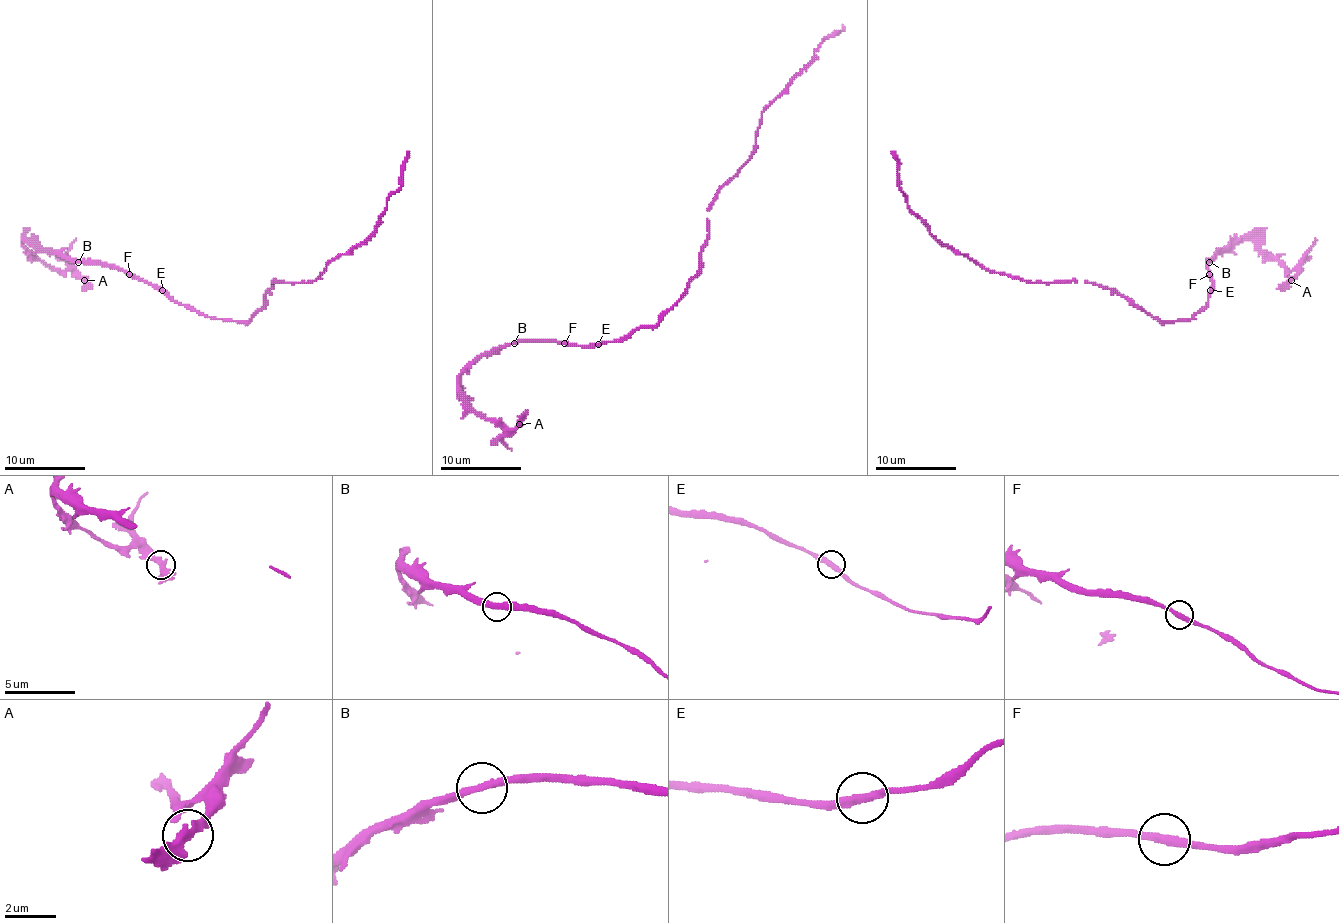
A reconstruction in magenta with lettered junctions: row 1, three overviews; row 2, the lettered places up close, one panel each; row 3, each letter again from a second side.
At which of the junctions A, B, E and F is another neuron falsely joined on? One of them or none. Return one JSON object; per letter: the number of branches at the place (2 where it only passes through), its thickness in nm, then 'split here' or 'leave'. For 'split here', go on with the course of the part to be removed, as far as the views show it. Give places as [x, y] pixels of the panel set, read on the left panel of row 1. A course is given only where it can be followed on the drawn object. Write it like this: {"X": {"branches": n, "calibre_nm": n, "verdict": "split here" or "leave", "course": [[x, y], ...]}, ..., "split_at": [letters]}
{"A": {"branches": 2, "calibre_nm": 340, "verdict": "leave"}, "B": {"branches": 2, "calibre_nm": 340, "verdict": "leave"}, "E": {"branches": 2, "calibre_nm": 360, "verdict": "leave"}, "F": {"branches": 2, "calibre_nm": 320, "verdict": "leave"}, "split_at": []}

